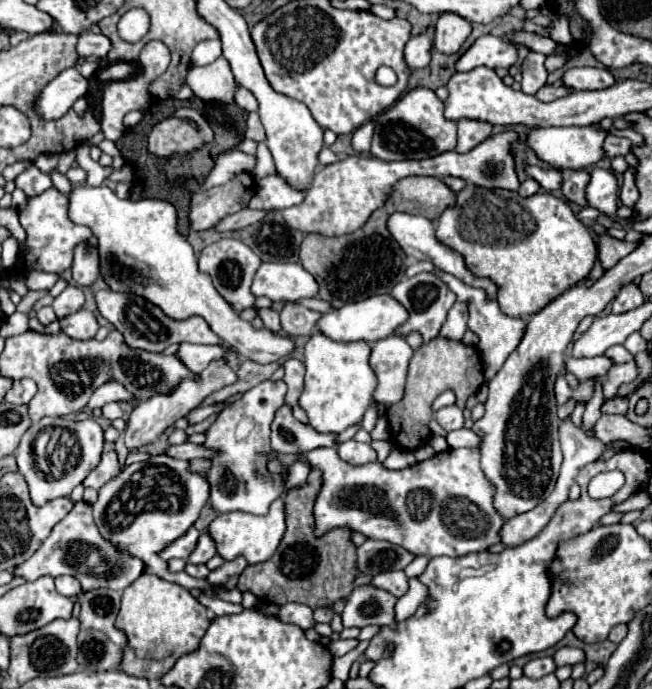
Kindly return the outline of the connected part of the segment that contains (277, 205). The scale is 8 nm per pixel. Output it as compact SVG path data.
M269 175L257 181L257 191L249 201L249 209L261 209L261 211L275 211L299 205L303 201L303 191L295 191L293 187L287 187L279 175Z

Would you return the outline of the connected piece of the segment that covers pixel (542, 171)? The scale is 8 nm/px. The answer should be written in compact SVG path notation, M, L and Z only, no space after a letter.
M527 165L527 167L525 167L525 173L527 173L529 177L533 177L545 191L559 189L561 171L555 171L555 169L551 169L551 167L533 167L533 165Z

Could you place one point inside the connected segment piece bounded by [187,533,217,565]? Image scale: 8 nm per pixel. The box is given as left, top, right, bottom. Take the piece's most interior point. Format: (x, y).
(205, 549)

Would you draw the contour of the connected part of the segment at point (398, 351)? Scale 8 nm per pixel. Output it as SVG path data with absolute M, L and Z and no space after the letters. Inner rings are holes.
M389 335L373 343L369 365L379 381L373 393L373 399L377 403L381 405L399 403L399 399L403 397L403 385L411 355L413 349L407 345L403 337L397 335Z

